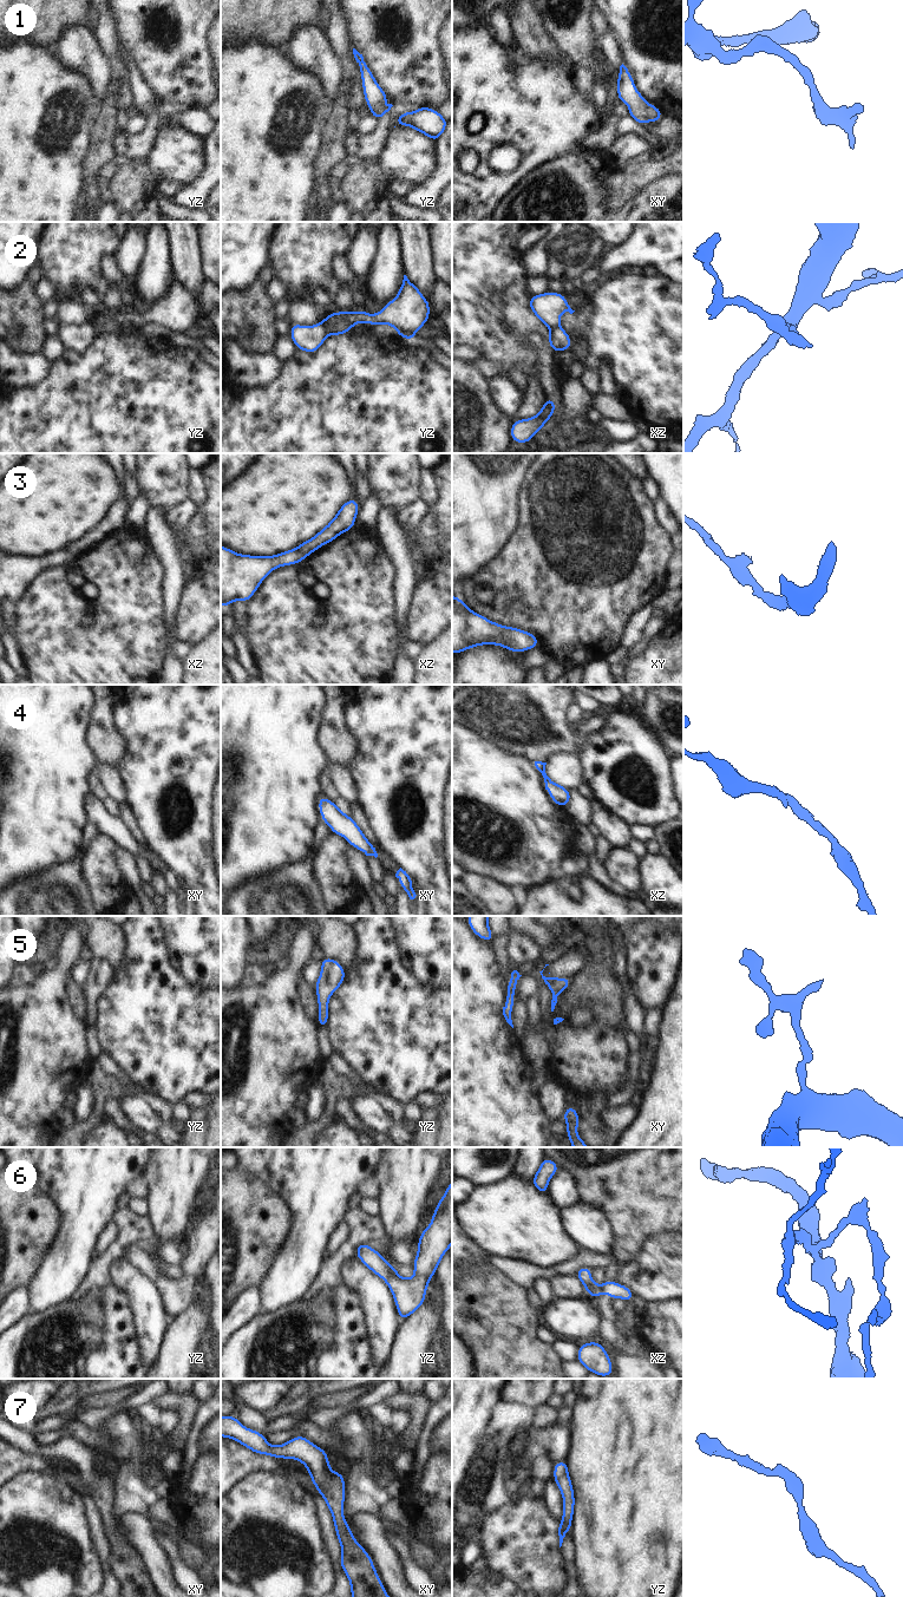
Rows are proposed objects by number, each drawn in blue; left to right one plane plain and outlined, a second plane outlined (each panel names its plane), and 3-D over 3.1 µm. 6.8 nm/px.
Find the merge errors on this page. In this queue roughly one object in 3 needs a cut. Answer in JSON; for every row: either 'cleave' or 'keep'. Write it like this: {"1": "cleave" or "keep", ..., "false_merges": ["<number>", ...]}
{"1": "keep", "2": "cleave", "3": "keep", "4": "keep", "5": "keep", "6": "cleave", "7": "keep", "false_merges": ["2", "6"]}

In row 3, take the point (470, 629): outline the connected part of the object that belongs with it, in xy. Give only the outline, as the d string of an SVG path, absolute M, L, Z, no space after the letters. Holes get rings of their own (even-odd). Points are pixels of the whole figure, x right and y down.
M457 595L452 596L452 653L477 646L495 644L515 653L538 647L535 634L490 621L471 610Z

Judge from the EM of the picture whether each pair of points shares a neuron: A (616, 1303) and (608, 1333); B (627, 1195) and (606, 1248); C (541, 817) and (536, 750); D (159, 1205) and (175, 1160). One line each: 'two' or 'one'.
A: two
B: two
C: two
D: one

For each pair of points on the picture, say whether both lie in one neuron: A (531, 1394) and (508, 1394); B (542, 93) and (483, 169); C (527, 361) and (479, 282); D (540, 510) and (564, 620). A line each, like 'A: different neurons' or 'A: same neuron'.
A: same neuron
B: same neuron
C: same neuron
D: same neuron

